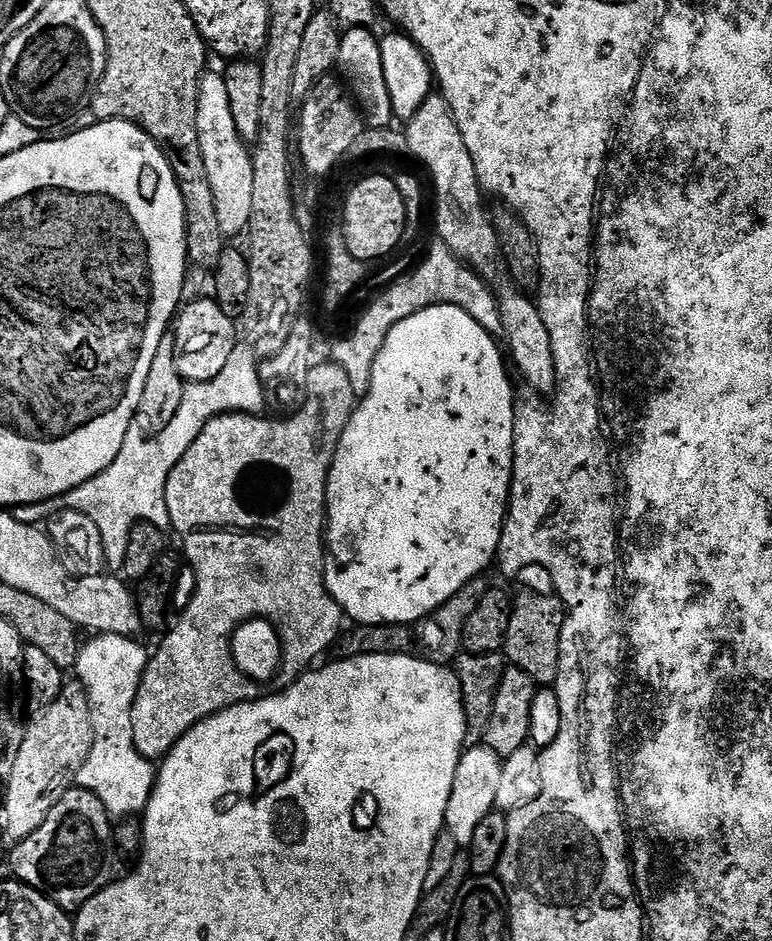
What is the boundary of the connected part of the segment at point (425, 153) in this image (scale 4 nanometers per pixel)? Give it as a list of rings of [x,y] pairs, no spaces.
[[[433,94],[426,98],[426,102],[422,102],[418,114],[407,121],[406,135],[408,152],[416,155],[428,167],[432,184],[436,187],[435,235],[492,289],[498,314],[501,315],[502,336],[504,340],[508,339],[506,352],[514,368],[516,363],[521,378],[536,392],[555,392],[557,378],[550,330],[546,330],[546,322],[542,322],[539,303],[514,283],[508,269],[504,267],[496,228],[489,213],[484,213],[484,204],[480,201],[482,189],[474,170],[474,158],[470,158],[470,150],[466,150],[466,142],[443,95]]]

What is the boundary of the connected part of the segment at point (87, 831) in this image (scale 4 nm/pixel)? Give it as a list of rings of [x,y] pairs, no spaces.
[[[73,786],[46,814],[46,822],[34,830],[25,840],[19,841],[12,852],[11,875],[22,884],[29,884],[34,890],[38,890],[46,898],[50,898],[58,907],[65,910],[78,910],[90,898],[94,898],[100,889],[107,888],[113,883],[112,864],[114,856],[113,847],[114,824],[108,815],[106,806],[90,790]]]

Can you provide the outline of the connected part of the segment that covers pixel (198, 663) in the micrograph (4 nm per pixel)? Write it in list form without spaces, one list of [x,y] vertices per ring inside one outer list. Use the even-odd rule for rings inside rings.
[[[325,362],[325,364],[313,363],[308,369],[308,387],[302,403],[291,414],[283,418],[267,420],[264,414],[249,414],[246,412],[231,412],[225,416],[219,416],[211,420],[198,434],[194,446],[186,450],[182,462],[170,470],[170,478],[166,482],[166,510],[170,514],[172,523],[171,531],[180,535],[180,544],[184,547],[184,556],[196,575],[196,593],[192,601],[184,608],[180,621],[171,625],[172,633],[160,644],[160,649],[151,653],[148,661],[148,669],[144,671],[144,677],[140,683],[140,689],[136,695],[136,701],[132,707],[132,729],[134,730],[134,746],[138,754],[142,754],[153,762],[163,761],[172,747],[178,743],[198,722],[218,714],[235,704],[245,704],[251,700],[260,700],[263,696],[275,694],[288,688],[296,679],[313,667],[312,664],[328,647],[337,643],[341,635],[340,620],[345,619],[344,609],[339,602],[328,593],[328,587],[324,581],[324,557],[326,555],[326,509],[328,506],[328,471],[334,462],[334,454],[338,450],[338,442],[342,438],[342,430],[350,422],[353,412],[356,410],[358,397],[354,386],[350,386],[350,374],[342,370],[342,366]],[[247,620],[265,620],[276,631],[276,648],[280,651],[280,657],[273,662],[272,668],[256,668],[252,659],[260,660],[264,656],[264,648],[256,644],[251,648],[244,644],[240,636],[236,636],[240,624]]]

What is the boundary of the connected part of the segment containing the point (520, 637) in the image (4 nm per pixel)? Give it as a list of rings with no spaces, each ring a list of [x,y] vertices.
[[[528,592],[525,596],[516,596],[512,606],[510,618],[510,630],[506,630],[506,638],[502,649],[507,663],[513,668],[526,670],[530,678],[537,686],[555,685],[560,669],[560,639],[562,638],[562,626],[566,615],[566,604],[559,595],[547,596],[544,592]]]

